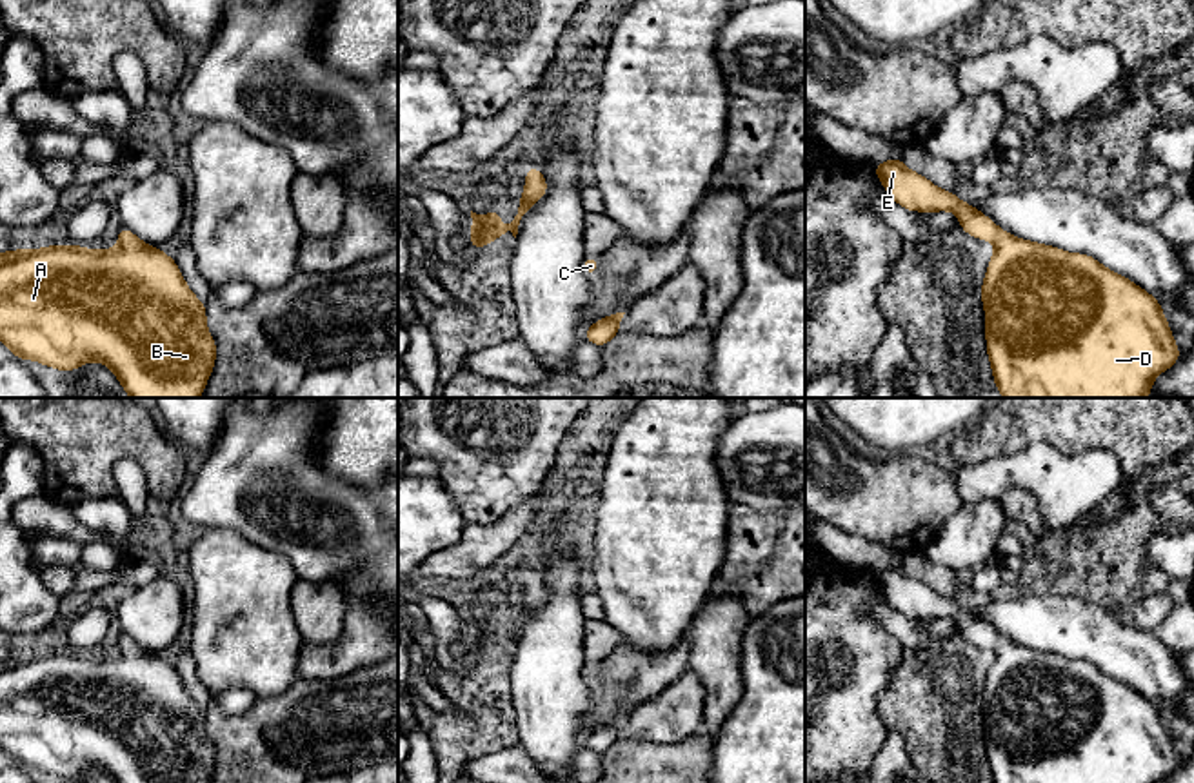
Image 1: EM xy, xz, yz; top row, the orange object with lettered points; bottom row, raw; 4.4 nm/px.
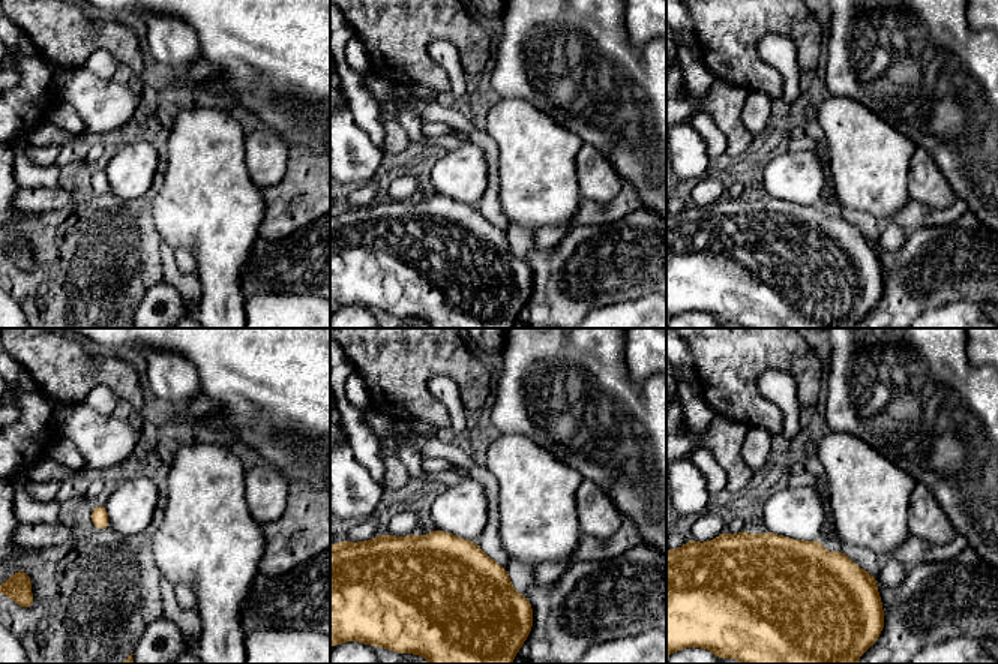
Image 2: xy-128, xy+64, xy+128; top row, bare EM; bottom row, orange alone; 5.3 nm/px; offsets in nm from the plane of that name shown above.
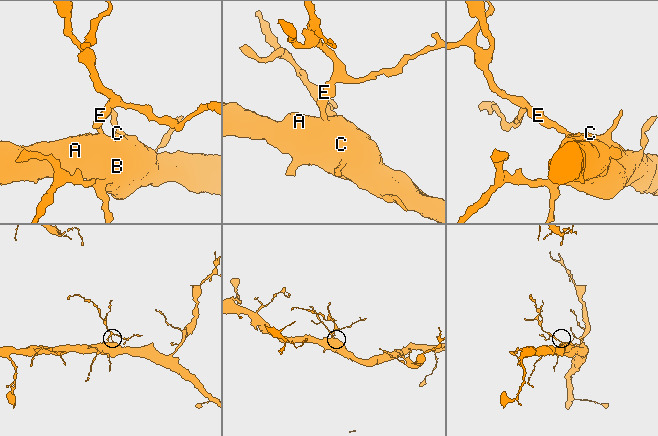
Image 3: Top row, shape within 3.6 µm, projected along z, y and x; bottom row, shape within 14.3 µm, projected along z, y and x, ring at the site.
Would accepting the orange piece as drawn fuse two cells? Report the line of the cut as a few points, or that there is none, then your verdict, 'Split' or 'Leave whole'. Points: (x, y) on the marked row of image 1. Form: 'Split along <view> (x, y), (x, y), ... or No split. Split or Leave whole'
No split. Leave whole

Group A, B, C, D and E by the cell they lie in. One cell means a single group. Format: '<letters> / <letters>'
A B C D E

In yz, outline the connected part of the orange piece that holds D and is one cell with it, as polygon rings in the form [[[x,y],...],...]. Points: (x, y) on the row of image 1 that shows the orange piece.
[[[901,158],[872,165],[887,194],[907,211],[950,211],[960,216],[960,227],[994,243],[994,254],[981,283],[985,307],[985,338],[992,376],[1003,398],[1149,398],[1158,374],[1170,369],[1178,349],[1163,309],[1154,296],[1125,276],[1103,267],[1089,254],[1065,253],[1058,247],[1029,242],[1000,229],[976,207],[943,191],[923,174],[907,169]]]

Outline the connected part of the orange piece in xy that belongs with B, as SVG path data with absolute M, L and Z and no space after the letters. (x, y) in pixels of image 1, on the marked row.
M122 225L113 249L49 245L0 253L0 342L20 360L58 371L85 362L107 365L131 398L198 398L213 372L216 342L207 332L205 305L187 287L176 262Z

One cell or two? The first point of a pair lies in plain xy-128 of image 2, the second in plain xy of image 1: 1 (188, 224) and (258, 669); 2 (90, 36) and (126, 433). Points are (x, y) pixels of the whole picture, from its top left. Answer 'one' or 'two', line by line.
1: one
2: one

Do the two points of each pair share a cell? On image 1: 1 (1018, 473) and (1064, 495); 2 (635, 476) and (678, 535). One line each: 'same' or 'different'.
1: same
2: same

